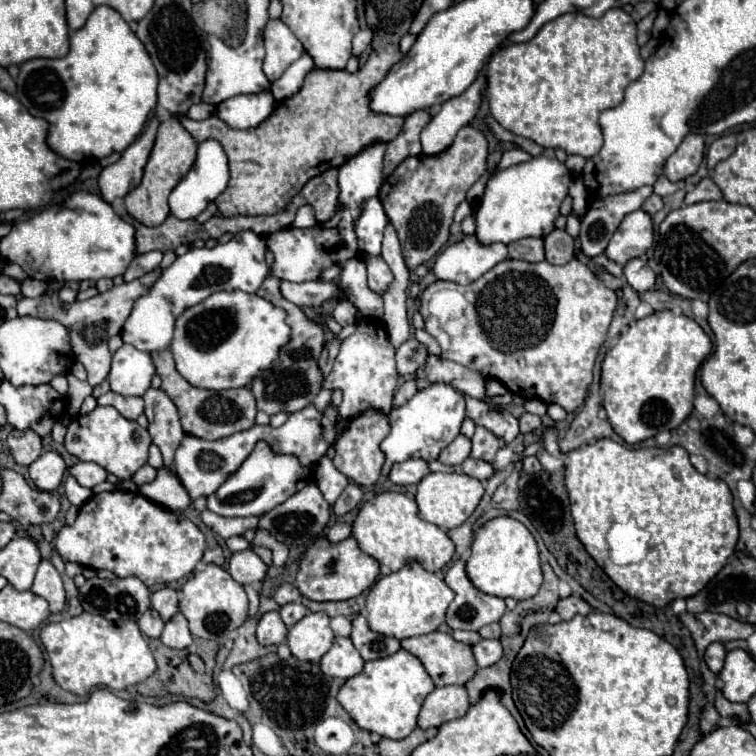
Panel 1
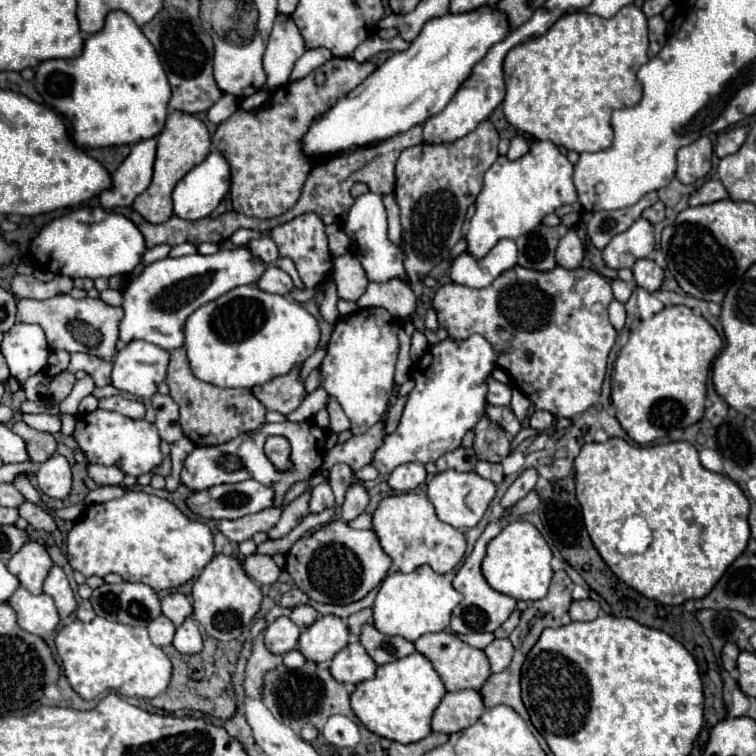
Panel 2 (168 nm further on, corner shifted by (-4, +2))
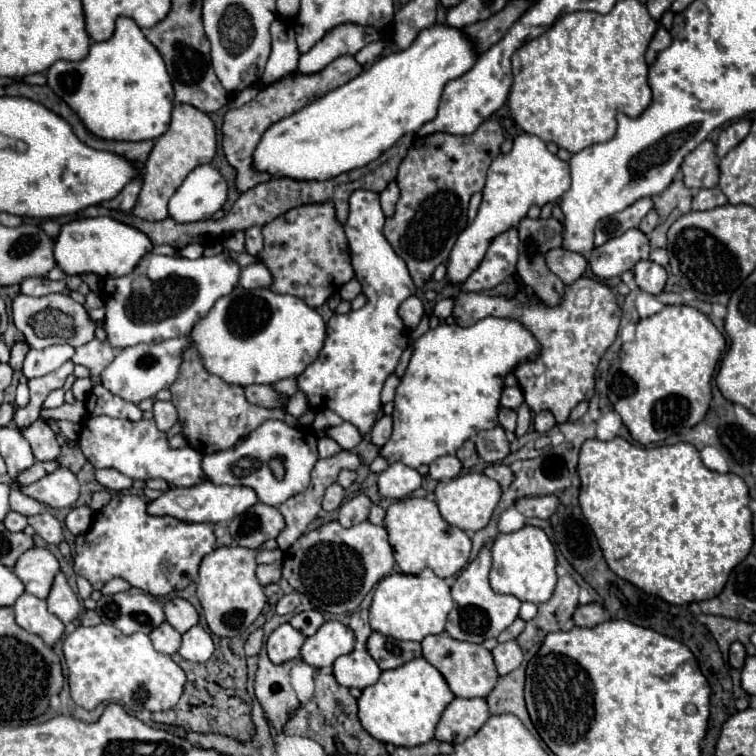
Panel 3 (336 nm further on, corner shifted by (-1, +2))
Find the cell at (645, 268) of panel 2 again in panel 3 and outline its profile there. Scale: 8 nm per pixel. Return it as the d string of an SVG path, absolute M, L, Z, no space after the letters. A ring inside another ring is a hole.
M638 261L634 265L634 277L636 277L636 285L642 291L650 295L658 295L666 283L666 269L654 261Z

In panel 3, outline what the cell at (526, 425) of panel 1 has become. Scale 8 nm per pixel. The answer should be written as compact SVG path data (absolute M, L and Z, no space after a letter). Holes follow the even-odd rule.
M542 411L542 413L538 413L536 417L534 417L534 429L538 431L538 433L548 433L548 431L552 431L556 427L556 419L554 419L554 415L550 413L550 411Z

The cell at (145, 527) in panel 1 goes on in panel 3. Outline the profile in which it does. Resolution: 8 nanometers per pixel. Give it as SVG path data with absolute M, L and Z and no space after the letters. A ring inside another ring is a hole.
M116 493L108 505L104 505L100 511L94 513L90 531L82 533L76 537L76 547L74 547L74 573L82 575L90 581L94 589L102 589L106 581L112 577L122 577L126 579L132 587L144 589L150 595L168 595L172 591L188 587L192 581L198 579L198 565L214 549L216 537L212 529L206 523L186 523L178 521L170 515L150 515L146 511L148 503L146 499L130 493Z

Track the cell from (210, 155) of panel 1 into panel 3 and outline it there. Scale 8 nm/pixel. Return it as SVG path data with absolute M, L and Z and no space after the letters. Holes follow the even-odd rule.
M212 163L198 165L168 203L170 217L178 223L210 219L226 203L228 187L220 169Z

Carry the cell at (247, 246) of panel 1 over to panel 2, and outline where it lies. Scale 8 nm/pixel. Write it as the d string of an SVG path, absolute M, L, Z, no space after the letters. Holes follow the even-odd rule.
M247 247L221 249L215 255L197 253L177 259L165 257L161 261L155 261L143 267L143 271L135 279L131 279L123 291L123 317L119 321L119 339L123 343L143 339L167 351L177 349L185 341L183 327L193 311L239 285L255 283L261 271L265 271L265 263L253 257Z

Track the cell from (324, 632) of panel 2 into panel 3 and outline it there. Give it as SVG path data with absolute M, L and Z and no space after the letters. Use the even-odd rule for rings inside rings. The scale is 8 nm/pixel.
M326 621L314 635L306 637L300 655L312 667L330 667L338 657L354 649L354 633L340 621Z

